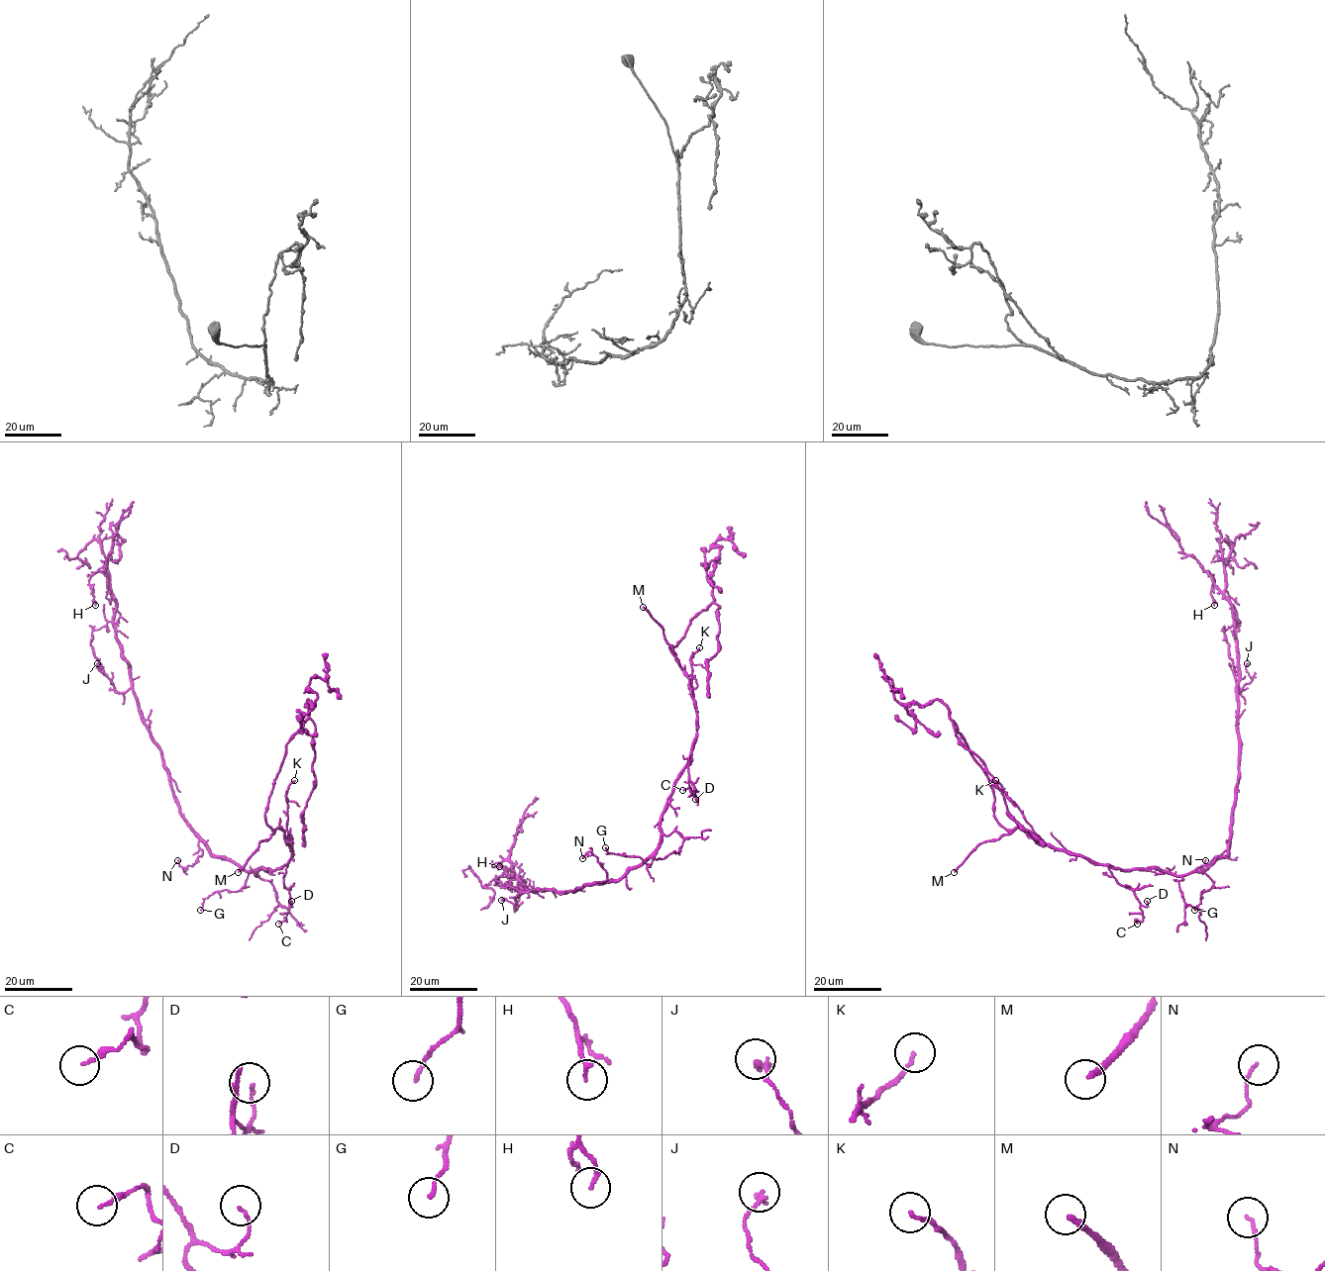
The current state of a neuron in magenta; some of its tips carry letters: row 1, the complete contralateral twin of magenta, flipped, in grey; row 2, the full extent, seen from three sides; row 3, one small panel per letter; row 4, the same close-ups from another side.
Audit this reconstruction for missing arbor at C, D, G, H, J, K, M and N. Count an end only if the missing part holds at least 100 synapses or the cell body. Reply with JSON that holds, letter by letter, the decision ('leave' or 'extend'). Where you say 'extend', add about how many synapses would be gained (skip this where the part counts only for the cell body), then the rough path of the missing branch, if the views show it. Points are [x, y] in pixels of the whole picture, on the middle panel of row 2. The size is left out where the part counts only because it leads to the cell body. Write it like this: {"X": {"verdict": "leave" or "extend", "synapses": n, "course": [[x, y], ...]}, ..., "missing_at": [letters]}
{"C": {"verdict": "leave"}, "D": {"verdict": "leave"}, "G": {"verdict": "leave"}, "H": {"verdict": "leave"}, "J": {"verdict": "leave"}, "K": {"verdict": "leave"}, "M": {"verdict": "extend", "course": [[643, 607], [625, 590], [620, 577], [602, 549], [573, 528], [555, 503]]}, "N": {"verdict": "leave"}, "missing_at": ["M"]}

